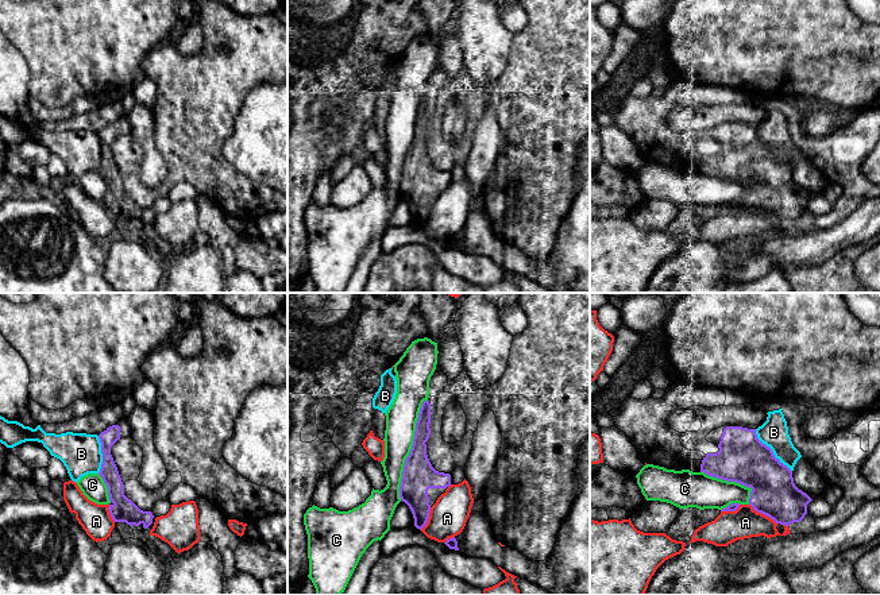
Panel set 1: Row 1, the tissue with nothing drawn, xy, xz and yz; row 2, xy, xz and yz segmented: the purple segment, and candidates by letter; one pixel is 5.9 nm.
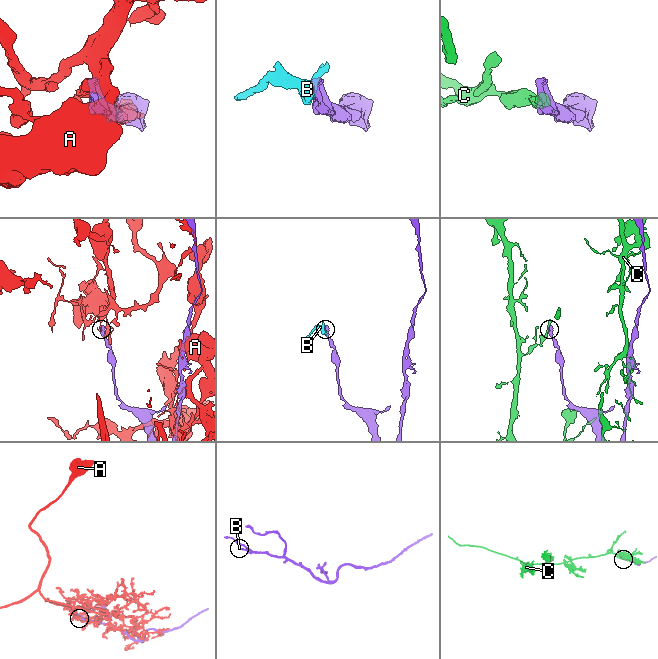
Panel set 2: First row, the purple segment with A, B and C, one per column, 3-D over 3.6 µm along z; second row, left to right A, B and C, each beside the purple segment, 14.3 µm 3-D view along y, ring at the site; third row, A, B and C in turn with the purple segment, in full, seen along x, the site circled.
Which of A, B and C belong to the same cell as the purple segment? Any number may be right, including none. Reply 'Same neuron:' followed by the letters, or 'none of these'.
Same neuron: none of these

